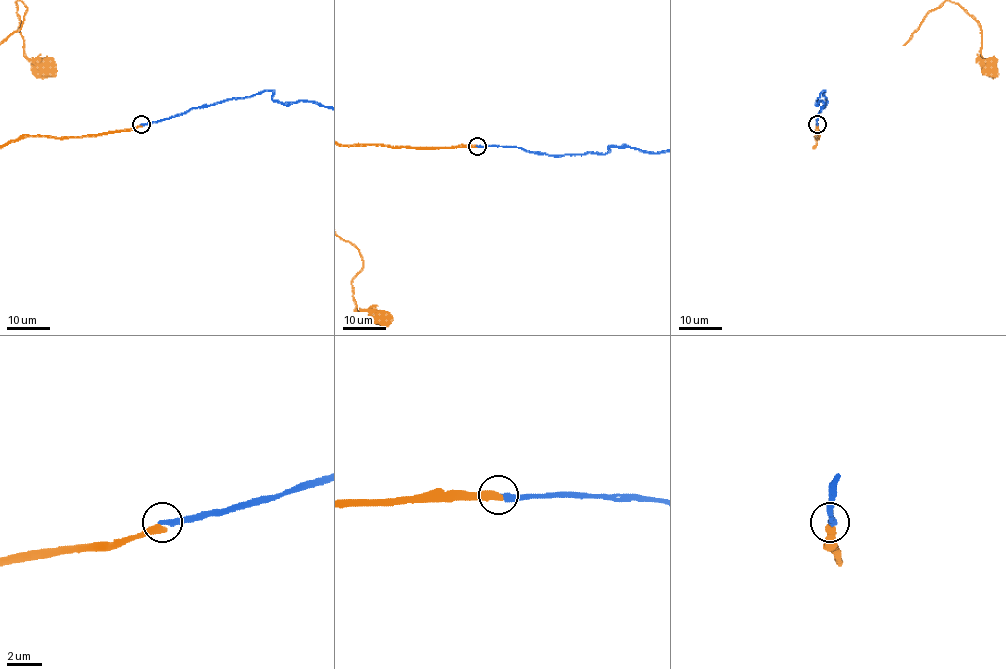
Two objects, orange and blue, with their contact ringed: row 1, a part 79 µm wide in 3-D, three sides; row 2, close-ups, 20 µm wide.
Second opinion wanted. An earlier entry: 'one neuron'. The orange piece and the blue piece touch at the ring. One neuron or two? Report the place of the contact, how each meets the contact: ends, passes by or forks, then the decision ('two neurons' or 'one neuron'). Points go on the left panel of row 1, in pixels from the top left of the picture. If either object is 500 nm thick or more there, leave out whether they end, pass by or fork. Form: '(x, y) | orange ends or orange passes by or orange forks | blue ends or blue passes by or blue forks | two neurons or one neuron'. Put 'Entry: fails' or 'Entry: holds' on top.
Entry: holds
(141, 124) | orange ends | blue ends | one neuron

